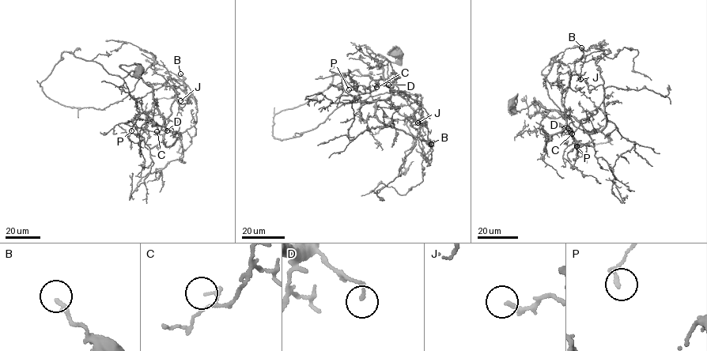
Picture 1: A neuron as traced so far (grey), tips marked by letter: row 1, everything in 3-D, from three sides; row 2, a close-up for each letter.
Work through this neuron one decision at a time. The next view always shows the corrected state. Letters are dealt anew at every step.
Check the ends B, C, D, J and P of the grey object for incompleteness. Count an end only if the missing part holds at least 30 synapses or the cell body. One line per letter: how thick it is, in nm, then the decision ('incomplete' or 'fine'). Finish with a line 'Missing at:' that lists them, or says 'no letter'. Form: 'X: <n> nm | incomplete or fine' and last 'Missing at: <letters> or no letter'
B: 180 nm | fine
C: 120 nm | fine
D: 140 nm | fine
J: 200 nm | fine
P: 150 nm | fine
Missing at: no letter

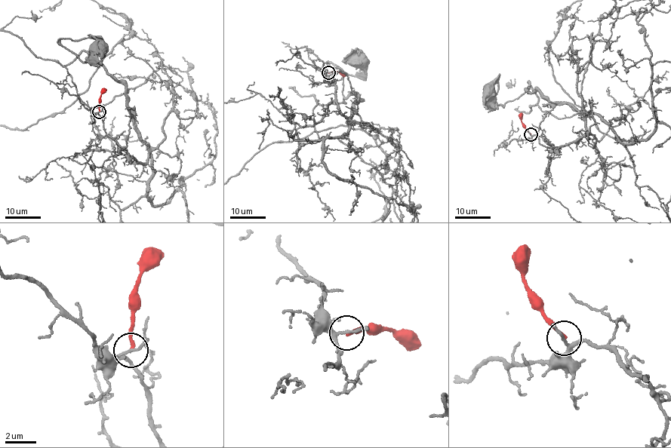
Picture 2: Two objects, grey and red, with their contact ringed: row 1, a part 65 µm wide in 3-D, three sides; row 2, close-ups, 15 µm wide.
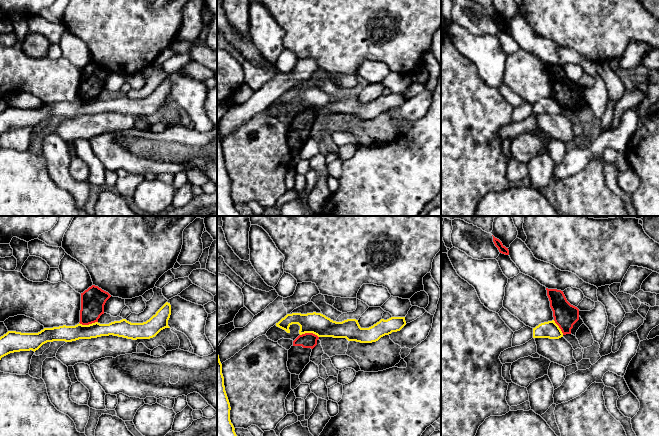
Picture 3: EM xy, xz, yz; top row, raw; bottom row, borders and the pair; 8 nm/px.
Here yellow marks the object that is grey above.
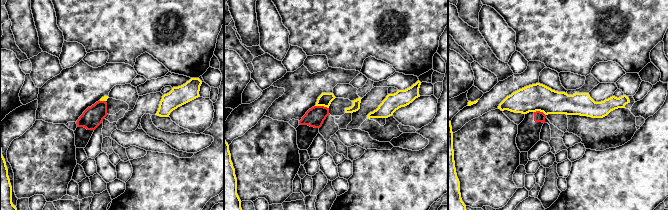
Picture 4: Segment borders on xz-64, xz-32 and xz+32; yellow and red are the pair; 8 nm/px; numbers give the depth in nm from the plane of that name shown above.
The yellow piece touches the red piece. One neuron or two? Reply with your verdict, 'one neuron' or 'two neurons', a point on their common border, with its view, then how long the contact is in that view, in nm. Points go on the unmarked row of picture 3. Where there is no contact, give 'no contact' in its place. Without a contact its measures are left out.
two neurons | xy (89, 100) | 150 nm

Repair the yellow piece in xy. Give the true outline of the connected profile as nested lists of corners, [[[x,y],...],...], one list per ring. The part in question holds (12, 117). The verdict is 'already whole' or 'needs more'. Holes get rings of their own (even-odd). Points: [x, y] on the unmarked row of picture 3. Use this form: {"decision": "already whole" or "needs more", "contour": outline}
{"decision": "already whole", "contour": [[[166,78],[149,96],[143,99],[131,99],[126,95],[109,100],[98,98],[75,102],[59,102],[44,104],[38,109],[21,109],[8,107],[0,113],[0,136],[2,133],[20,127],[36,127],[43,120],[53,117],[72,118],[79,115],[91,115],[101,112],[118,112],[127,115],[150,115],[161,106],[170,104],[168,96],[171,91],[171,81]]]}

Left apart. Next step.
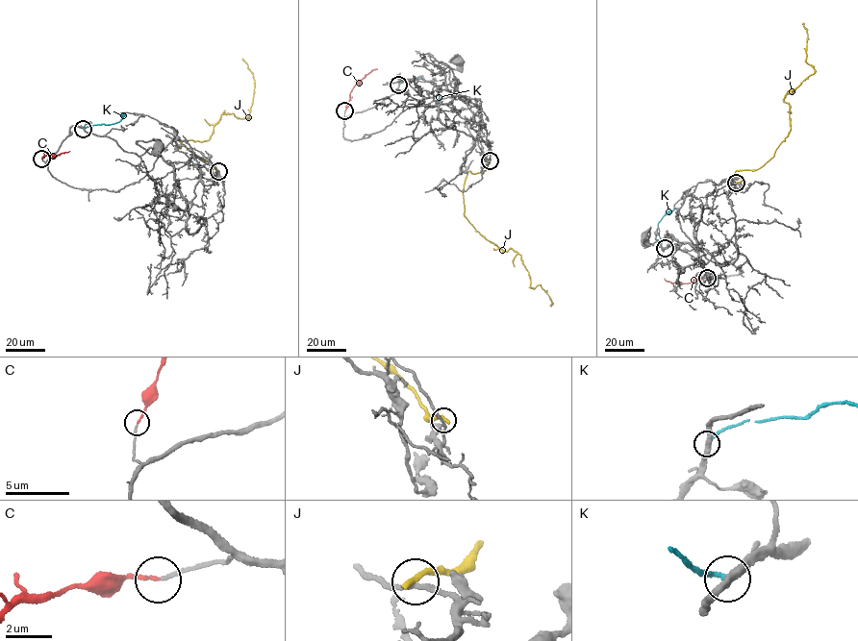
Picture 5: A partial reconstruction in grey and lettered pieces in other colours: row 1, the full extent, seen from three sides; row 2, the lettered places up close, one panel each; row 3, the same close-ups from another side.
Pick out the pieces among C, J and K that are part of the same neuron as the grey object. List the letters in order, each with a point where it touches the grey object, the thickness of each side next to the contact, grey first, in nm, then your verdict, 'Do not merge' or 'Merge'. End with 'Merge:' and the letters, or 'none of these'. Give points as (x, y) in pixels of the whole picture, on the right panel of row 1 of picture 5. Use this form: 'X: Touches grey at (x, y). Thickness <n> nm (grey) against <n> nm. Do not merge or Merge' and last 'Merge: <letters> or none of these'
C: Touches grey at (707, 278). Thickness 160 nm (grey) against 160 nm. Merge
J: Touches grey at (736, 183). Thickness 190 nm (grey) against 320 nm. Do not merge
K: Touches grey at (665, 248). Thickness 360 nm (grey) against 180 nm. Do not merge
Merge: C

